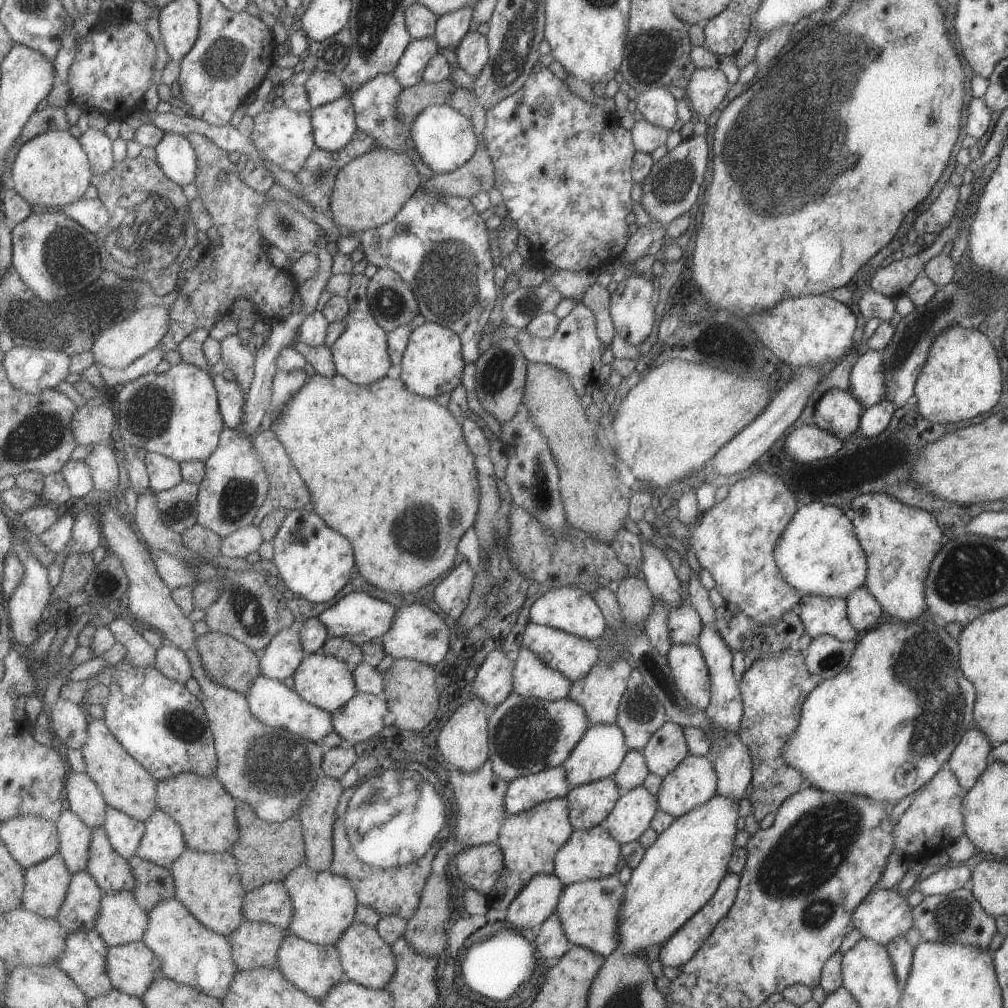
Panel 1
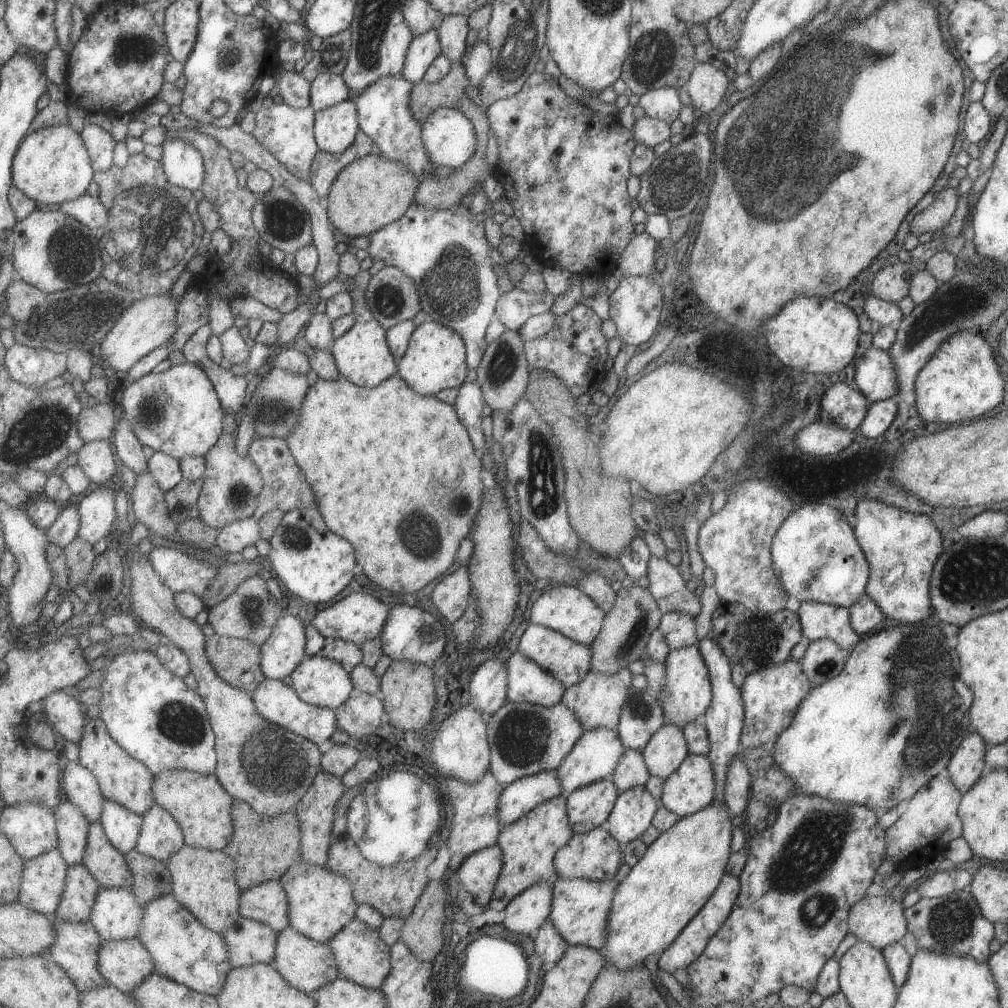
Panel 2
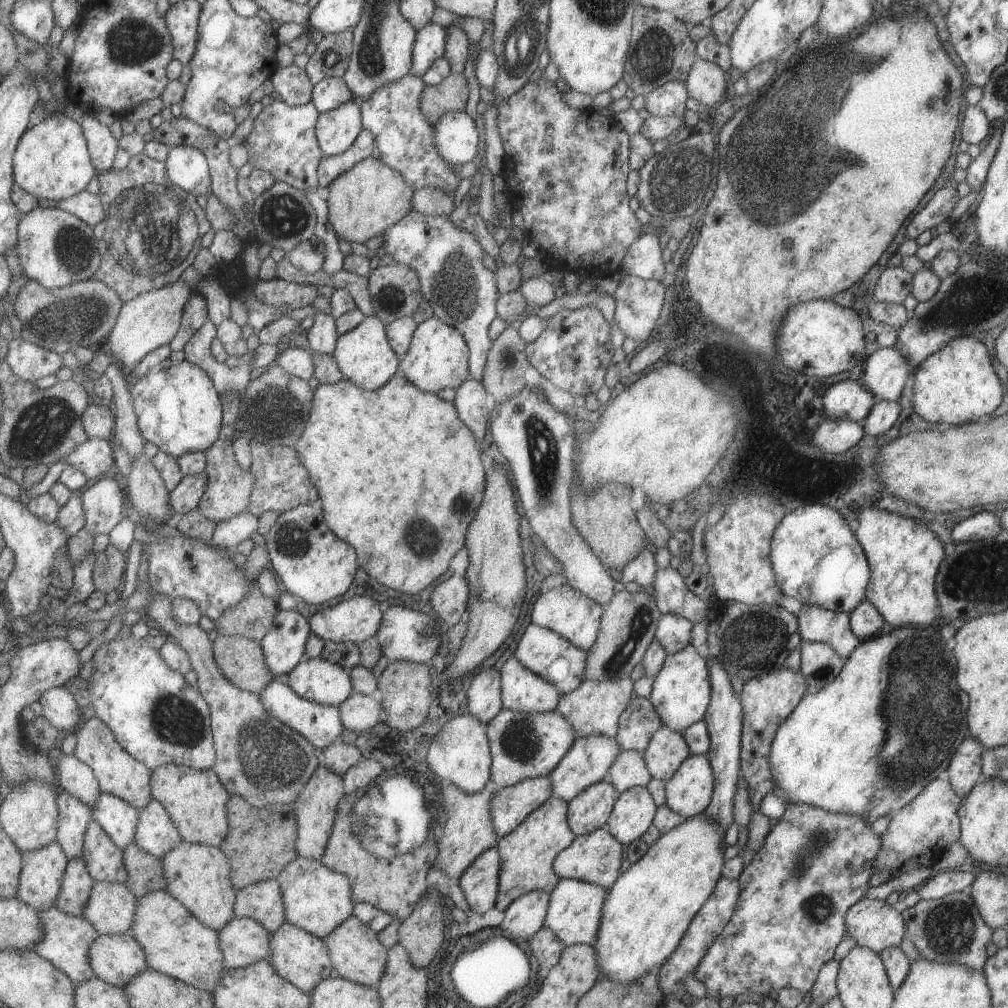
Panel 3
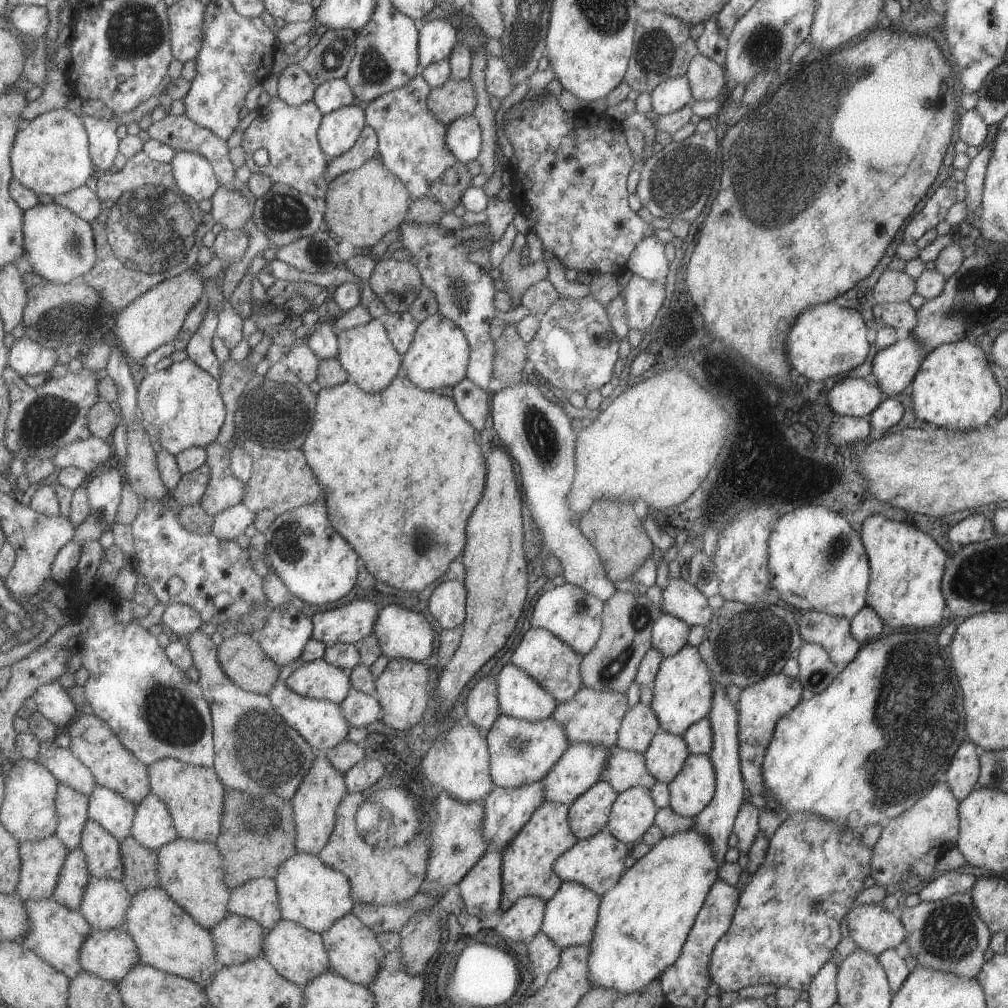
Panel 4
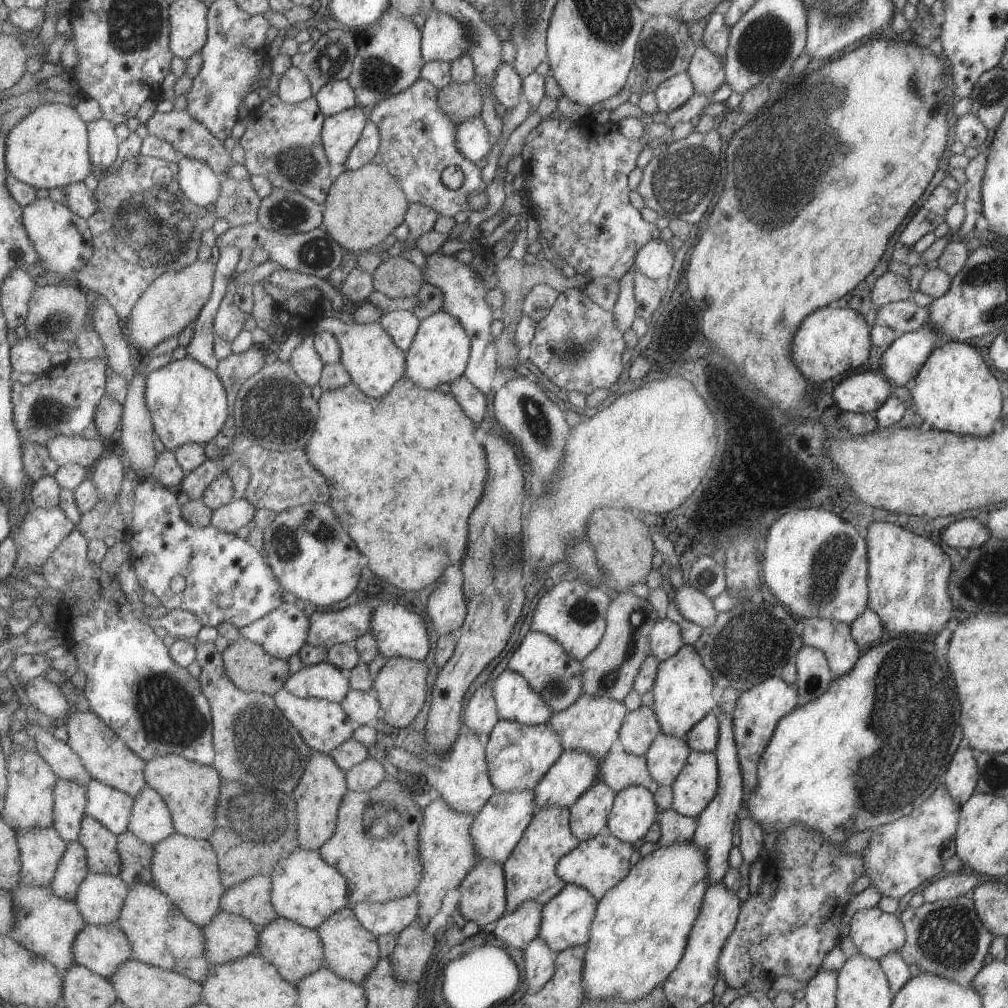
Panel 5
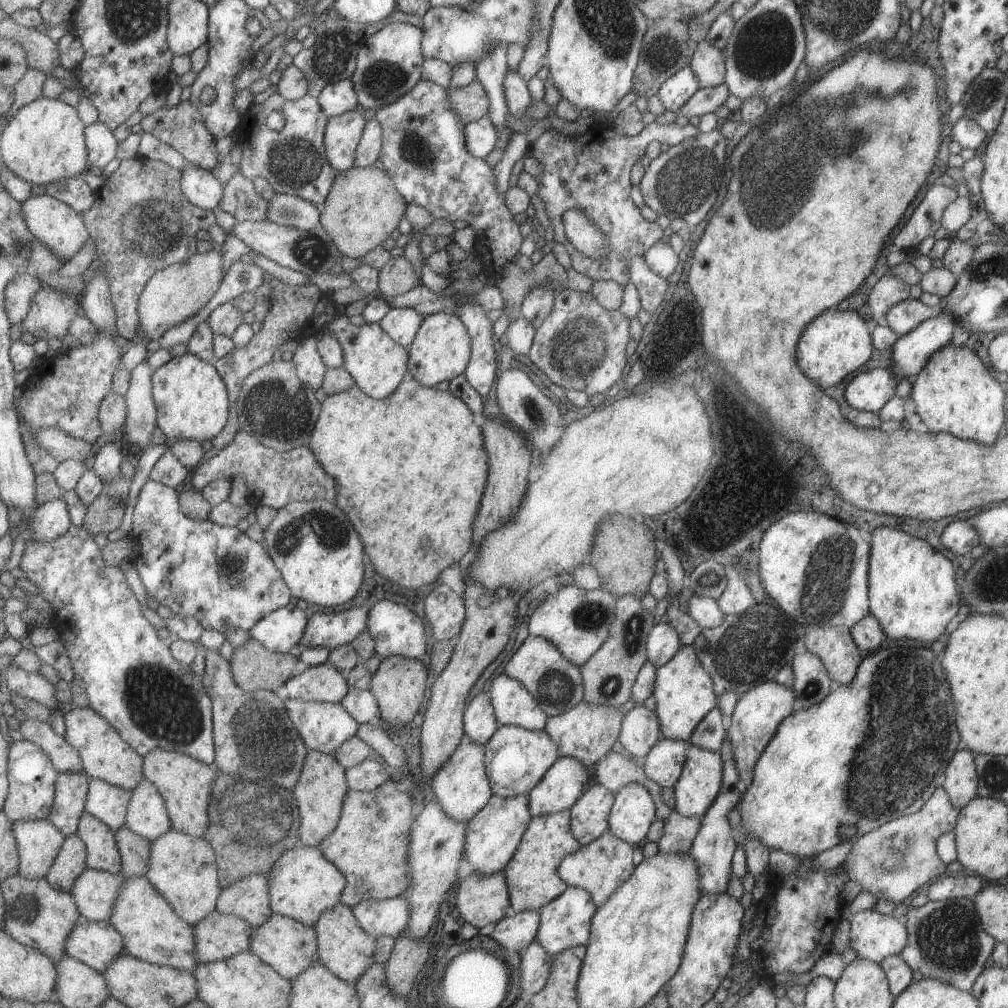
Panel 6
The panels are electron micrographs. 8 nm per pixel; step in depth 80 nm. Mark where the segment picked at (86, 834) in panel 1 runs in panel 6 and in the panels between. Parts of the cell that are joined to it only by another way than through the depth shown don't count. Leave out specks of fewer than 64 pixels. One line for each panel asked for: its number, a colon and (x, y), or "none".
2: (73, 826)
3: (75, 816)
4: (73, 808)
5: (71, 798)
6: (72, 789)

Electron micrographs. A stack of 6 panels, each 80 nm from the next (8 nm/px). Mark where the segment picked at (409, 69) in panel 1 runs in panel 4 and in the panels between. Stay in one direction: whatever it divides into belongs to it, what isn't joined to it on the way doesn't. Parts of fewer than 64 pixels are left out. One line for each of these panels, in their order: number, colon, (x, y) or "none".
2: (424, 49)
3: (431, 43)
4: (438, 38)

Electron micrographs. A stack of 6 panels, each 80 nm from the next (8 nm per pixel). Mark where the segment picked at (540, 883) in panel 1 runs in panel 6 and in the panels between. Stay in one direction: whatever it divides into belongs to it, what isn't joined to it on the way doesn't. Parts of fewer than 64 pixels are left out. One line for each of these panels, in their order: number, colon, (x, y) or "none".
2: (526, 912)
3: (524, 916)
4: (521, 921)
5: (517, 928)
6: (514, 932)

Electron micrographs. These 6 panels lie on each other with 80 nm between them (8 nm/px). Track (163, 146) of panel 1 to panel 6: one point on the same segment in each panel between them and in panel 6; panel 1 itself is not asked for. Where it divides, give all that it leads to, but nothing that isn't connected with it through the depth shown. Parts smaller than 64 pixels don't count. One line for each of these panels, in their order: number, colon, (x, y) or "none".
2: (183, 162)
3: (188, 166)
4: (194, 172)
5: (201, 183)
6: (201, 185)

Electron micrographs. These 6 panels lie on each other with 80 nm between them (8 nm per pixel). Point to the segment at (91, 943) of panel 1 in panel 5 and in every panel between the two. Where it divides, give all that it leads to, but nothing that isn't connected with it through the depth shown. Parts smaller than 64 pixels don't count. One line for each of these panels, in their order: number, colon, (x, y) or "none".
2: (77, 949)
3: (68, 940)
4: (58, 934)
5: (46, 924)

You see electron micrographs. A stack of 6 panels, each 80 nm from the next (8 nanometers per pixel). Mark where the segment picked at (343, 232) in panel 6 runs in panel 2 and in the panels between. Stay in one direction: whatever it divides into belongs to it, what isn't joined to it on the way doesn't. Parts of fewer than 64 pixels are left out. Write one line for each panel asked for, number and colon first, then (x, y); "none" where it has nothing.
2: (372, 192)
3: (365, 201)
4: (361, 206)
5: (364, 206)

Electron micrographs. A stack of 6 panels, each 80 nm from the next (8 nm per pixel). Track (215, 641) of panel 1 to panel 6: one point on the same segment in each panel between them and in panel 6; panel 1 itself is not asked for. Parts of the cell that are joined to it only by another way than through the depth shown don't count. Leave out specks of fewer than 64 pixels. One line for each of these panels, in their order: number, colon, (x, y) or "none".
2: (238, 661)
3: (242, 659)
4: (243, 658)
5: (250, 666)
6: (255, 667)

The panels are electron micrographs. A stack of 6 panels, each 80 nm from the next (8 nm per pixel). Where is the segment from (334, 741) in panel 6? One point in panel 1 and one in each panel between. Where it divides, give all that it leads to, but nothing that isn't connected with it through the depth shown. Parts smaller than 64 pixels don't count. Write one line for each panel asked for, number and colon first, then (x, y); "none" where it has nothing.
1: (273, 703)
2: (278, 702)
3: (322, 724)
4: (322, 722)
5: (325, 725)

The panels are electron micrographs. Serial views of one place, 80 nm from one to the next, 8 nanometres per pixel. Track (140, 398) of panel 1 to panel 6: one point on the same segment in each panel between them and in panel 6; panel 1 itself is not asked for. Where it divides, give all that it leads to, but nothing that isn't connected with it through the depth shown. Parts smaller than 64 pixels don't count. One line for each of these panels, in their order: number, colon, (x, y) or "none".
2: (179, 412)
3: (179, 409)
4: (182, 407)
5: (189, 403)
6: (193, 402)

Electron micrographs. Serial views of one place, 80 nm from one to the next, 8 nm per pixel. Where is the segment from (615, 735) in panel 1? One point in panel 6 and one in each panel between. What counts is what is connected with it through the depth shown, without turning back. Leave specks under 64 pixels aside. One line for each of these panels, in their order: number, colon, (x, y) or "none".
2: (596, 753)
3: (587, 761)
4: (581, 765)
5: (573, 772)
6: (559, 788)

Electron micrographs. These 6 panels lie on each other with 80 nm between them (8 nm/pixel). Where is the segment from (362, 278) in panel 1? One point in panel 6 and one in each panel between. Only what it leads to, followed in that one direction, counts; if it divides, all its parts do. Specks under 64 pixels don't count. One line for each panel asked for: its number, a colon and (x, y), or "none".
2: (363, 355)
3: (365, 355)
4: (367, 352)
5: (375, 362)
6: (378, 364)

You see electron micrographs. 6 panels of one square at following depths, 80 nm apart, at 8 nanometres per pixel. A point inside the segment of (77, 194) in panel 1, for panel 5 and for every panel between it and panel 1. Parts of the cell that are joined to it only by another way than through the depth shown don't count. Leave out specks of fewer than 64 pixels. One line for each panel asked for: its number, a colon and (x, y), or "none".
2: (53, 166)
3: (53, 161)
4: (52, 156)
5: (50, 148)

